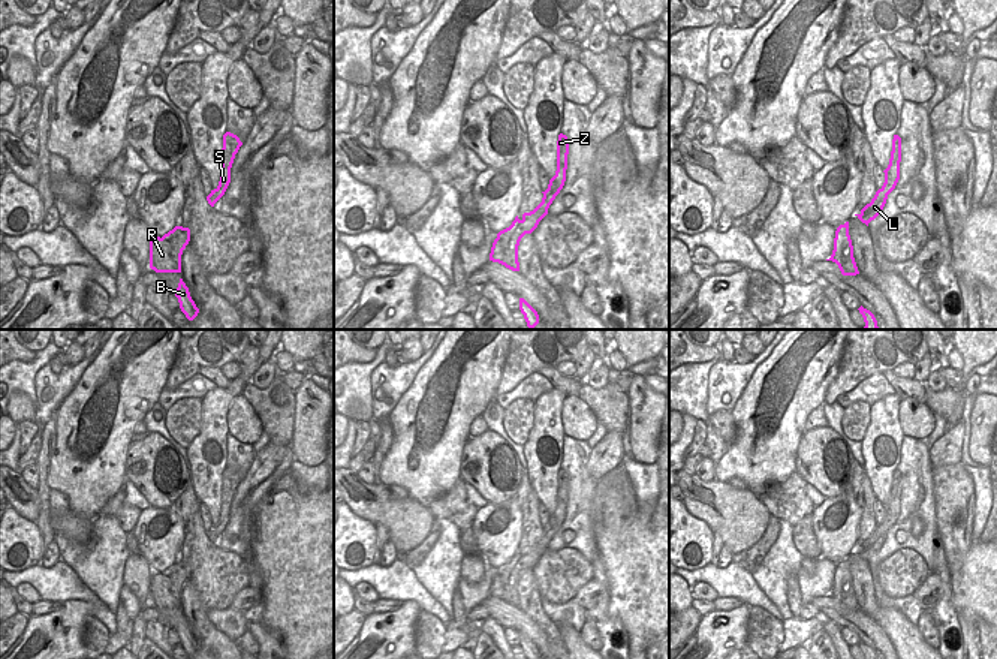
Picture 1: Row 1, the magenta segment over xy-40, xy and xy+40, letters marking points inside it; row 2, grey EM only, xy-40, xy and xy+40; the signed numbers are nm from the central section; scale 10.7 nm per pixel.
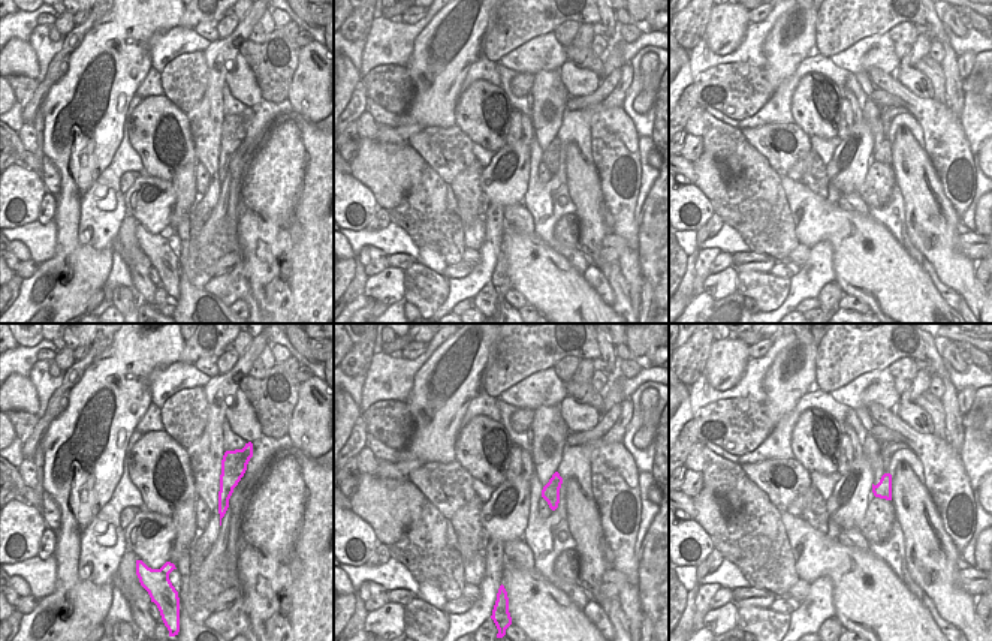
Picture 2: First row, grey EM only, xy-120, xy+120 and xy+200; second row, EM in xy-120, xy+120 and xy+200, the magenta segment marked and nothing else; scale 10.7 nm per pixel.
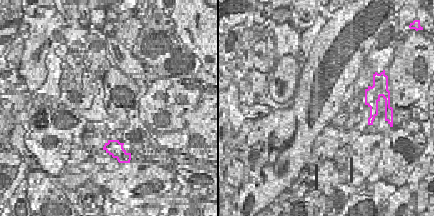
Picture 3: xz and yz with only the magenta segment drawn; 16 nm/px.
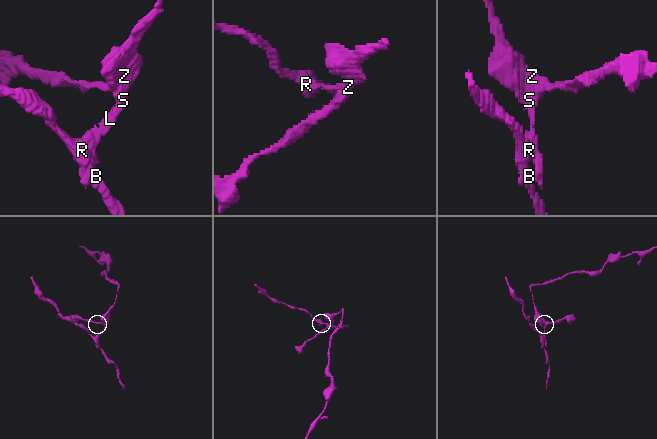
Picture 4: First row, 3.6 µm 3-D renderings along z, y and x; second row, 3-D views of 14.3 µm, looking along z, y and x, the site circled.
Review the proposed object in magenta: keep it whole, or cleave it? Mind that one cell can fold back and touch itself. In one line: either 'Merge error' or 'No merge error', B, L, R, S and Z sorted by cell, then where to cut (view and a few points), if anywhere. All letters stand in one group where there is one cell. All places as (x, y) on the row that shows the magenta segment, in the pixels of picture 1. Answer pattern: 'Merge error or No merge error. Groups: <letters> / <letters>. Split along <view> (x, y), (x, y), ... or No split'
Merge error. Groups: B R / L S Z. Split along xy-40 (162, 237), (169, 243), (180, 265)

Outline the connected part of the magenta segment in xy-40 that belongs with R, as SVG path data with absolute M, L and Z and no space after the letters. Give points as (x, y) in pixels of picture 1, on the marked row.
M160 237L151 238L150 268L156 273L181 273L178 255L172 250L169 241Z

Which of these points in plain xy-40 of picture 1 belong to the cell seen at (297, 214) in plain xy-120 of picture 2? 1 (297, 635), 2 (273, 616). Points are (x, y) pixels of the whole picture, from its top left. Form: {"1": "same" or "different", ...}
{"1": "same", "2": "same"}

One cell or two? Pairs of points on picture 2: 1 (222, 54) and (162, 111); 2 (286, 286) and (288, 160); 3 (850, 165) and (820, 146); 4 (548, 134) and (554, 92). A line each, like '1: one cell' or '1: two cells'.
1: two cells
2: one cell
3: two cells
4: one cell

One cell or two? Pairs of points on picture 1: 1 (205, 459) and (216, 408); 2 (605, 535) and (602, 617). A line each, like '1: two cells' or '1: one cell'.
1: one cell
2: two cells

